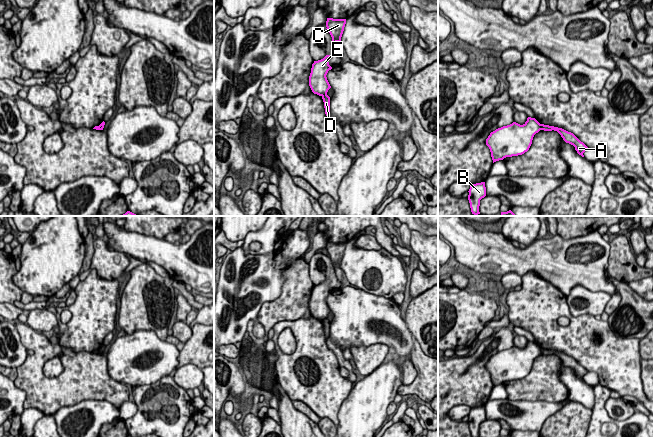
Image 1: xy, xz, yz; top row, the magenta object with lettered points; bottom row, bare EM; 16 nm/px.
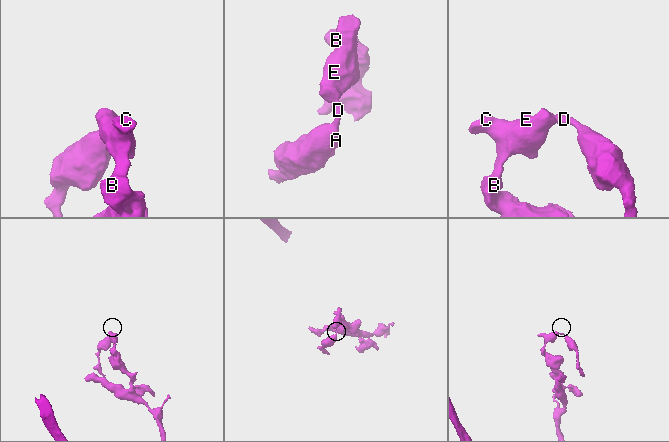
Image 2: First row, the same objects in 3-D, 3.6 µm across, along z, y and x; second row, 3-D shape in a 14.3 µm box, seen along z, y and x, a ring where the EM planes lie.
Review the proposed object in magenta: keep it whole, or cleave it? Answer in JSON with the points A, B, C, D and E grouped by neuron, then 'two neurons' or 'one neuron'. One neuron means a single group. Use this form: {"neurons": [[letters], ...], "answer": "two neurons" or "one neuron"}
{"neurons": [["A", "D"], ["B", "C", "E"]], "answer": "two neurons"}

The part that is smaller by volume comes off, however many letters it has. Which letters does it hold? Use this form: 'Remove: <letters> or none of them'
Remove: A, D

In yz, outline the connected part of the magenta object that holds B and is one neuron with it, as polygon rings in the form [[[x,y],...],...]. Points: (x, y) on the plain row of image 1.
[[[485,406],[471,408],[469,413],[468,424],[472,437],[480,437],[480,424],[486,420]]]

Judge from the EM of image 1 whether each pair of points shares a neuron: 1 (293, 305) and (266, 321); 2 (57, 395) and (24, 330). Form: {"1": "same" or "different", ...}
{"1": "same", "2": "same"}

